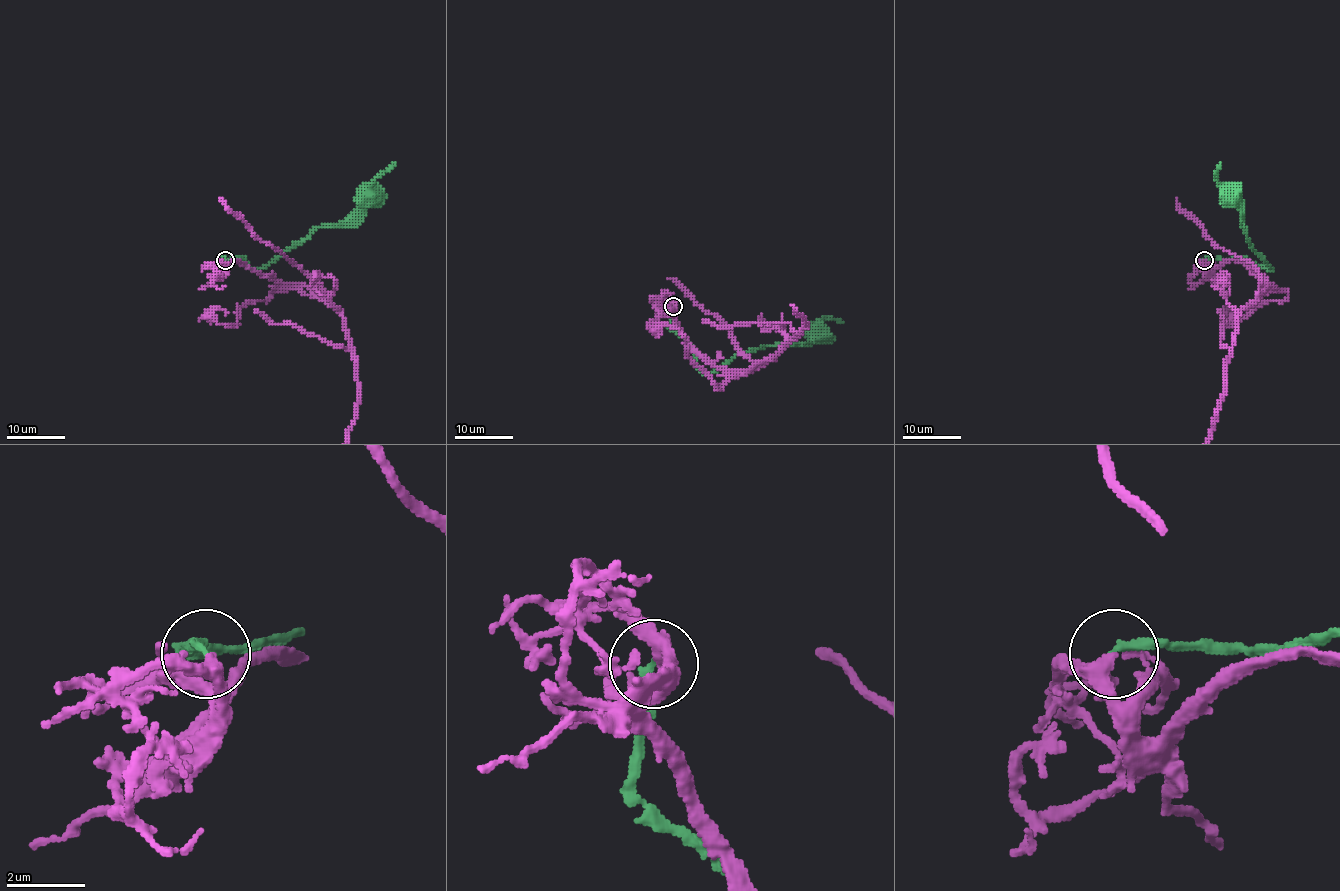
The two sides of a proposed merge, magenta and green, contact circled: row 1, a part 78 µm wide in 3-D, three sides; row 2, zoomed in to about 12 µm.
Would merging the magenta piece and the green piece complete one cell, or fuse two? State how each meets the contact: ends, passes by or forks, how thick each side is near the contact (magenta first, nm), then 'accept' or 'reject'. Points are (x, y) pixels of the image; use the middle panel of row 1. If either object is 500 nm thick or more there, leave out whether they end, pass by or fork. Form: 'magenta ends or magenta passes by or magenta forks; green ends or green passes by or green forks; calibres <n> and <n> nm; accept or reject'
magenta passes by; green ends; calibres 320 and 200 nm; reject

